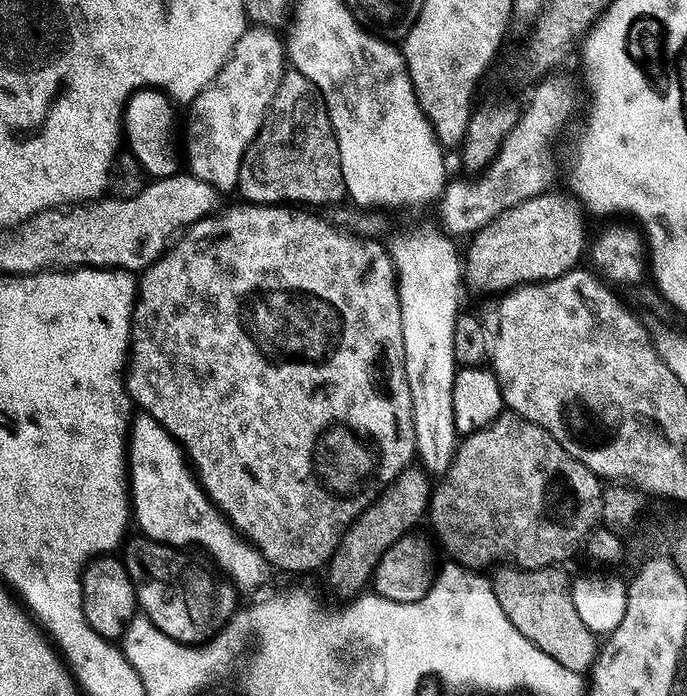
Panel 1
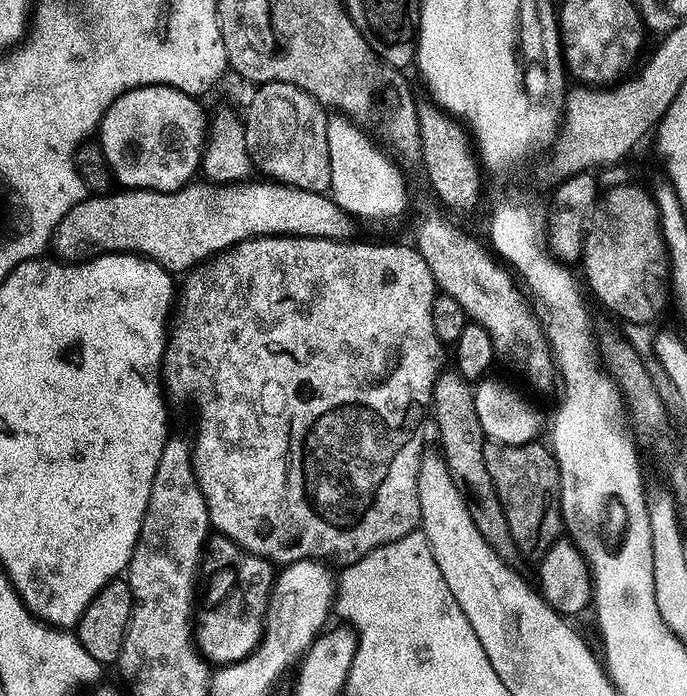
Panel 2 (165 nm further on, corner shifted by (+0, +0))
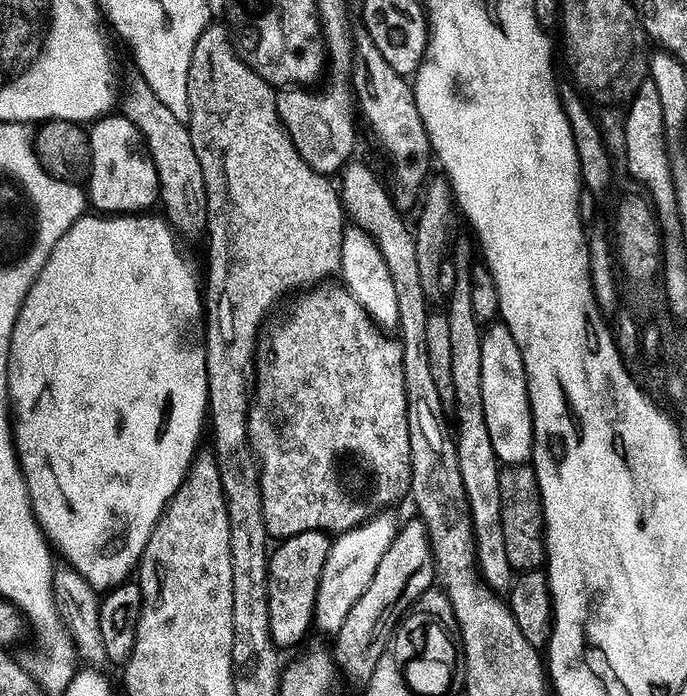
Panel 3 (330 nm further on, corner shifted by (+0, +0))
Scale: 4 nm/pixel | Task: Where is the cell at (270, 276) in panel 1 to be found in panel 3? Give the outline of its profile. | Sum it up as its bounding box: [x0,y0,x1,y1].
[248,282,411,538]

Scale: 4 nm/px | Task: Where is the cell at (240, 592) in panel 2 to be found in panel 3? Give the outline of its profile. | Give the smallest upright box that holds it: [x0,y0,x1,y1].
[268,530,329,650]

